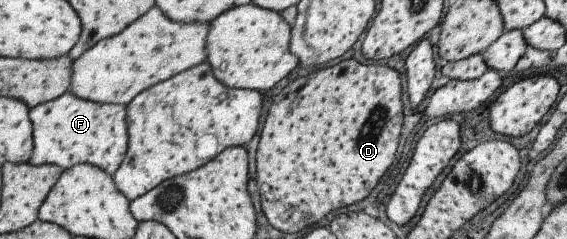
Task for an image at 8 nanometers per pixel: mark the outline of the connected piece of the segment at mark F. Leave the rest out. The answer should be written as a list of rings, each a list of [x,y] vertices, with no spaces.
[[[70,92],[31,108],[28,115],[32,123],[34,149],[28,163],[33,166],[52,164],[63,170],[78,164],[90,164],[103,169],[112,177],[121,166],[128,147],[125,111],[126,107],[122,104],[99,104],[80,99]]]

